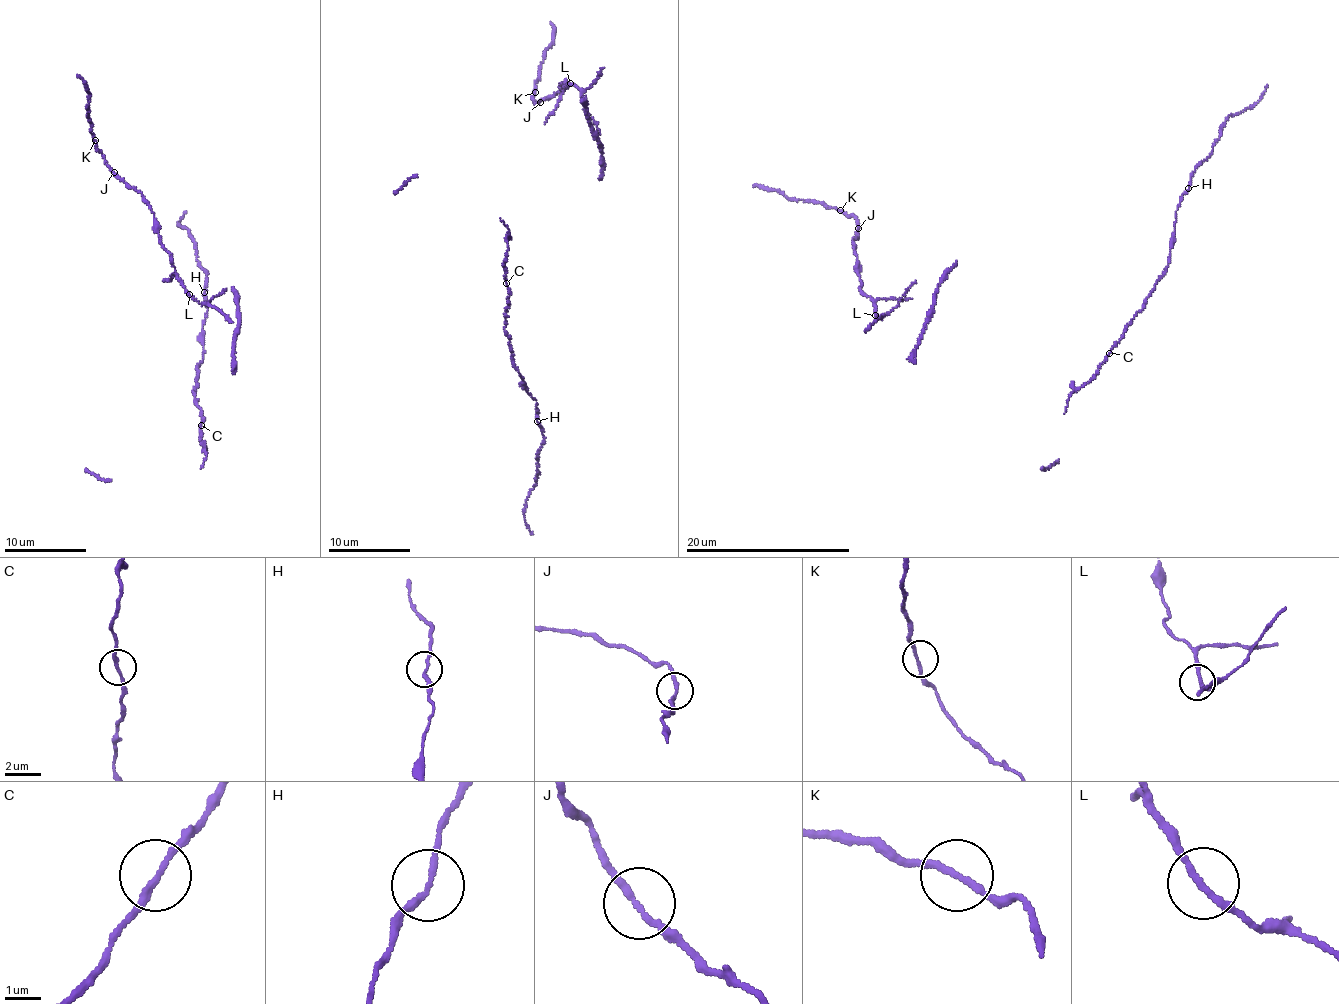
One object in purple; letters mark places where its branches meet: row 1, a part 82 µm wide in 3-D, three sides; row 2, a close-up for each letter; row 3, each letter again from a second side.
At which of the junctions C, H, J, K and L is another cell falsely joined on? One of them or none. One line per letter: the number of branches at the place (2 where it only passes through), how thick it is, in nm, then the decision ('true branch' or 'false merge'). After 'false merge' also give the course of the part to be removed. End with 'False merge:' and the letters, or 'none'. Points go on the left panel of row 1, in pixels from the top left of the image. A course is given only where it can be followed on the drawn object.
C: 2 | 170 nm | true branch
H: 2 | 170 nm | true branch
J: 2 | 170 nm | true branch
K: 2 | 180 nm | true branch
L: 2 | 170 nm | true branch
False merge: none

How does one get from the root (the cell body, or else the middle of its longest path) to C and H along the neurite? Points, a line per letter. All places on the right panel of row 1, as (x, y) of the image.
C: (1071, 381), (1076, 387), (1082, 387), (1091, 380), (1109, 353)
H: (1071, 381), (1076, 387), (1091, 380), (1127, 323), (1143, 308), (1168, 264), (1175, 211), (1180, 197), (1189, 188)

